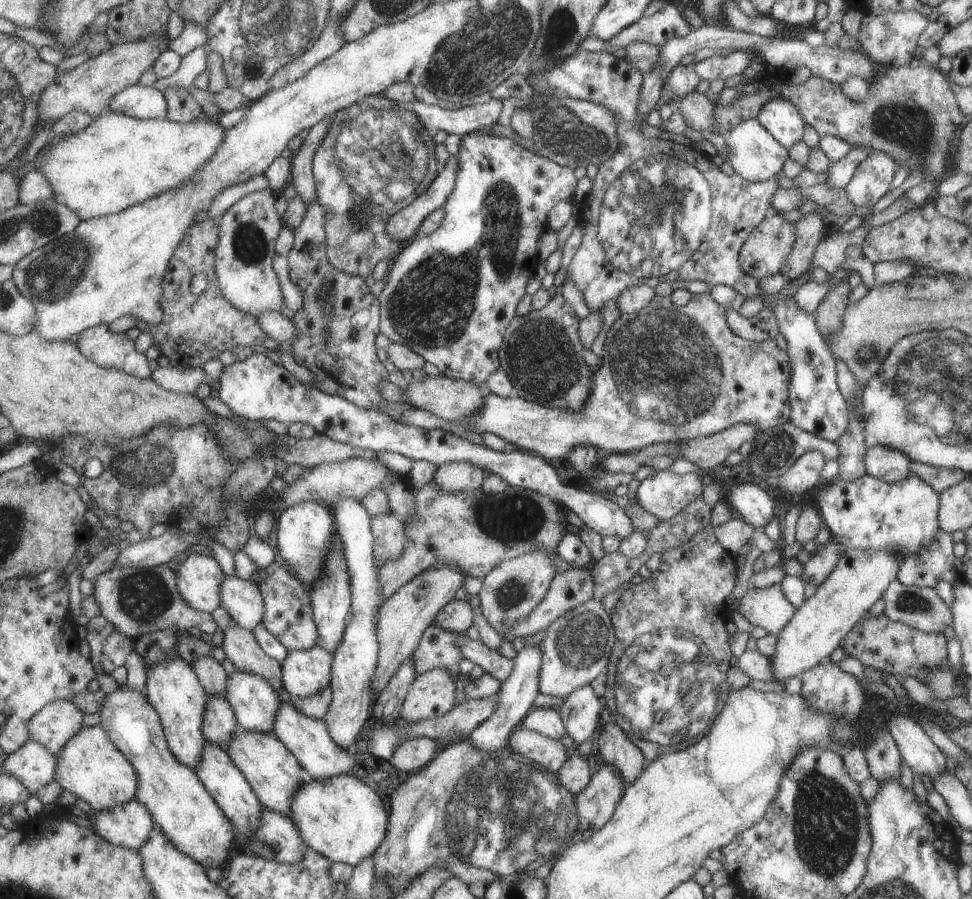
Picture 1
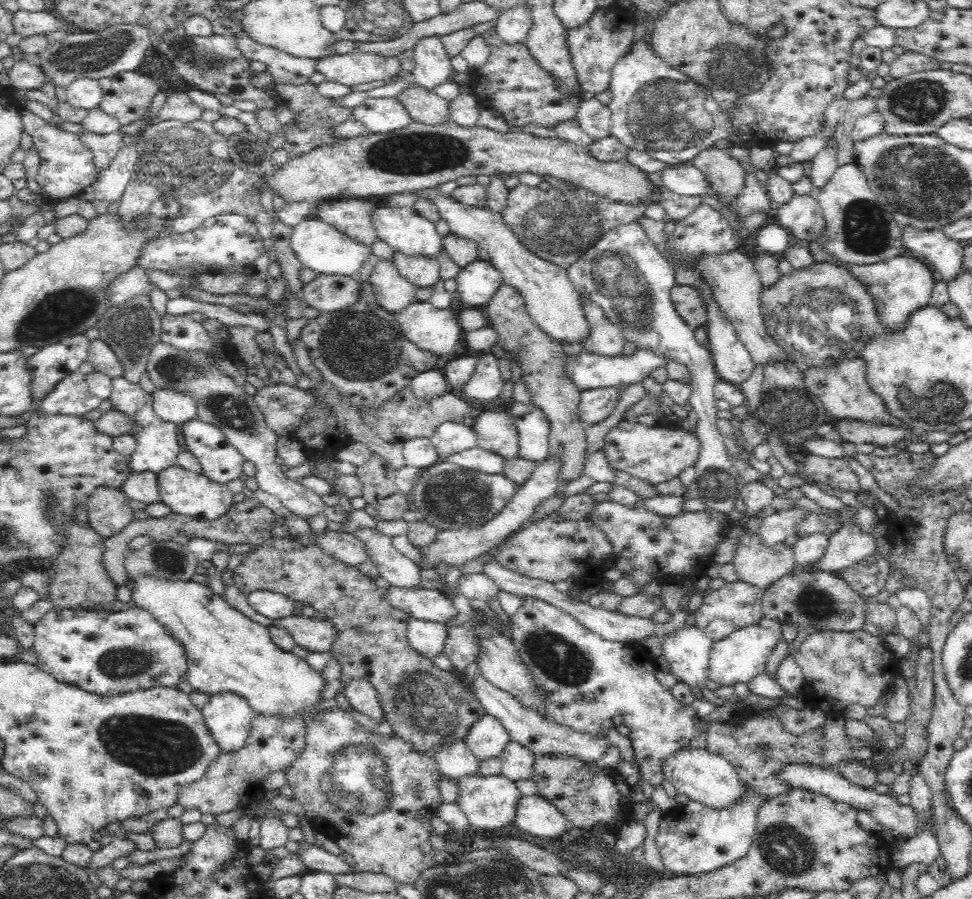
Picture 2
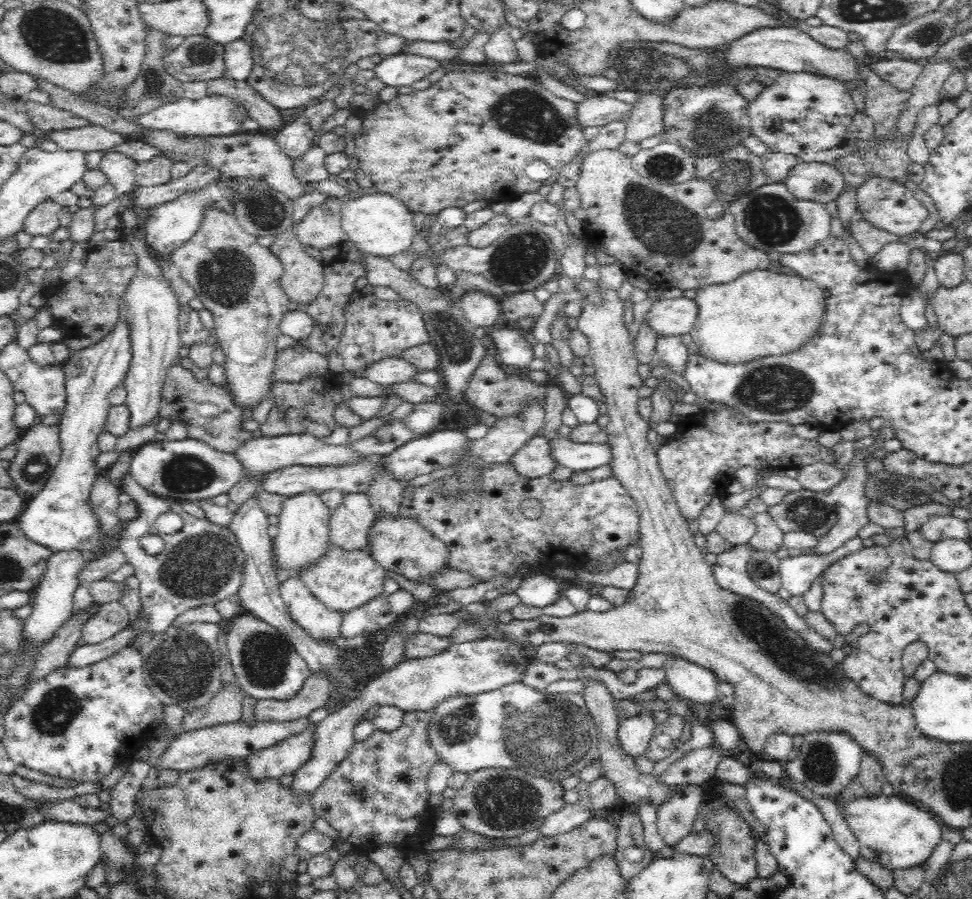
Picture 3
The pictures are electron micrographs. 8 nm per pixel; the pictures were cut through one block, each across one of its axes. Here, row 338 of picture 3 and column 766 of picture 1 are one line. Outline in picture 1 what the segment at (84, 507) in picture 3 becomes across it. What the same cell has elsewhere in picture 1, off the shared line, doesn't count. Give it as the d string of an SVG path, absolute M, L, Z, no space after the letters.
M776 97L766 103L756 119L788 150L793 144L803 140L803 113L792 101L784 97Z

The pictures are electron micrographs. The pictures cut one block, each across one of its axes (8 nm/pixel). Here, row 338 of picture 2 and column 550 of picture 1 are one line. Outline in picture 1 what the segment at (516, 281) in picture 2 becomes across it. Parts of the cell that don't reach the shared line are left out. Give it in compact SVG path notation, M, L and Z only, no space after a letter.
M532 551L500 563L483 577L479 608L496 632L507 633L516 623L527 619L537 605L543 602L548 588L551 588L550 582L556 576L553 564L556 555L556 552Z

